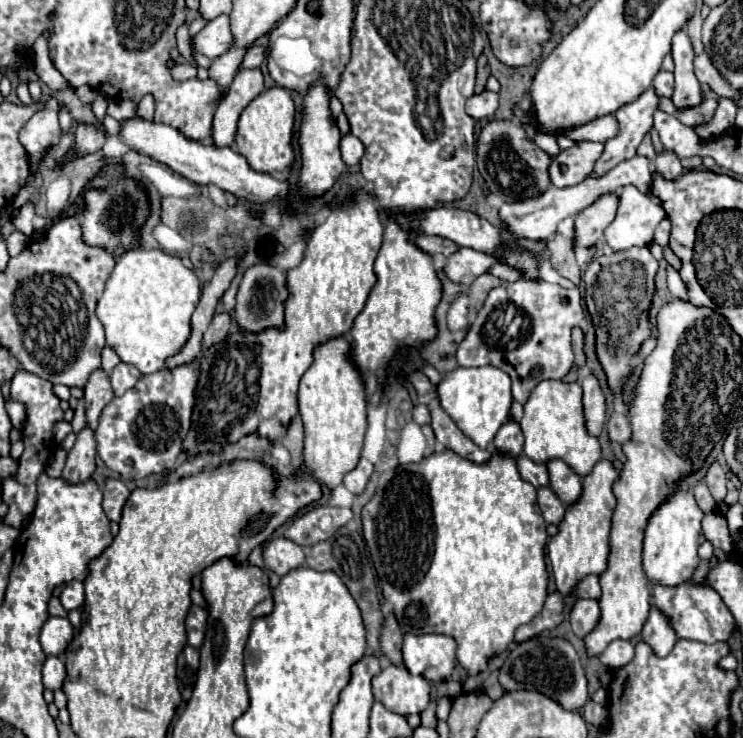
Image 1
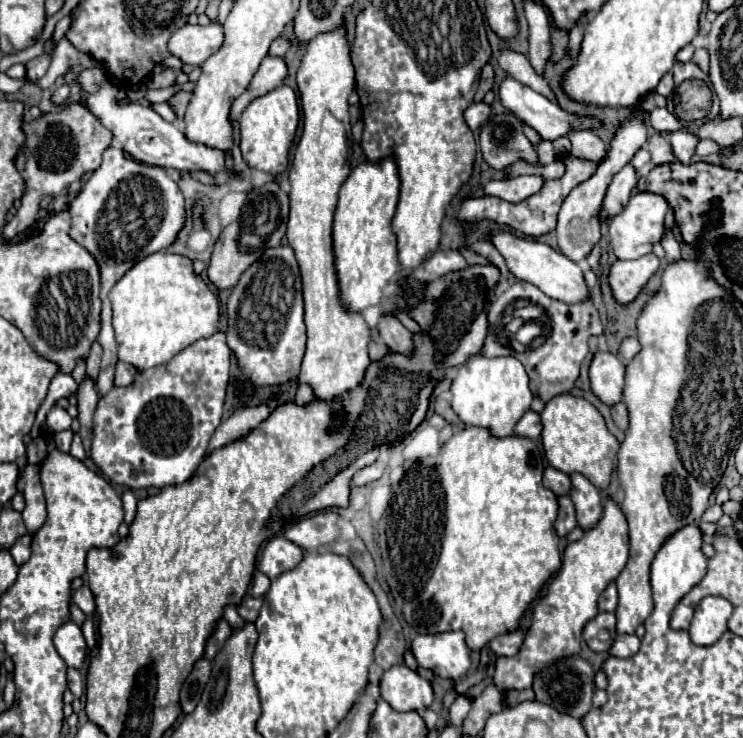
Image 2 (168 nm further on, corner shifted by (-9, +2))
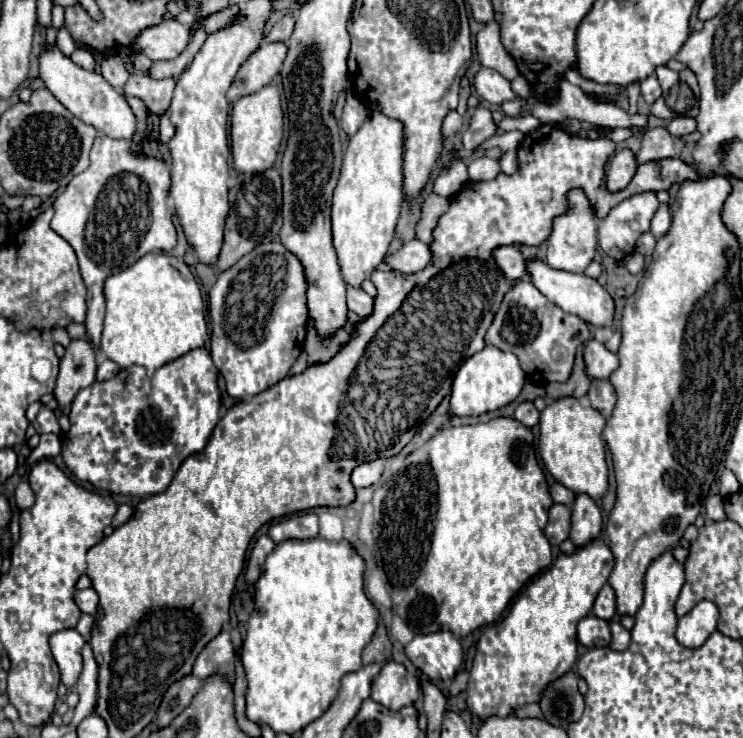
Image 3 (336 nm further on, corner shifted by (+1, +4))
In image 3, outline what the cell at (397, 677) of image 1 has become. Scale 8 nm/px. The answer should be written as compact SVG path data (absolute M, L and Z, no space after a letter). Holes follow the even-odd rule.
M394 660L386 662L372 682L372 700L390 710L410 706L418 700L418 696L420 696L418 678L412 676L402 664Z

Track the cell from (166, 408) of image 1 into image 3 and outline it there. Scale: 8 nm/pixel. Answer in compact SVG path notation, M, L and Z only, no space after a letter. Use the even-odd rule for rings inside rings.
M206 348L190 350L188 354L164 364L150 378L142 366L130 366L120 370L112 380L94 382L72 402L70 430L62 436L62 456L66 466L80 478L96 488L132 494L132 496L152 496L164 492L174 478L180 464L194 452L200 452L220 416L220 390L218 390L218 370Z

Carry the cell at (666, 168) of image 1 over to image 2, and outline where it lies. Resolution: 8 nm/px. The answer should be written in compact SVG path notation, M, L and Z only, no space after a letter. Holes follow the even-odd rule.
M684 130L672 132L670 134L670 144L672 144L672 150L674 150L676 160L688 164L690 158L694 156L694 150L696 150L698 140L700 140L698 134L692 134L692 132L684 132Z

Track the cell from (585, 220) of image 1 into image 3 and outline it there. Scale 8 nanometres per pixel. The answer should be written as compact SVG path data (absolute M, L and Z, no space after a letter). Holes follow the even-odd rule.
M620 150L616 152L610 162L608 162L608 168L606 168L606 188L610 192L618 192L618 190L624 190L634 172L636 172L638 164L636 164L636 158L630 150Z

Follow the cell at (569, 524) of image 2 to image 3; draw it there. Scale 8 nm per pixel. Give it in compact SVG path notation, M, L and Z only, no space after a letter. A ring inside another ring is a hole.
M554 504L548 510L548 524L544 534L550 544L560 544L570 534L570 508L564 504Z

